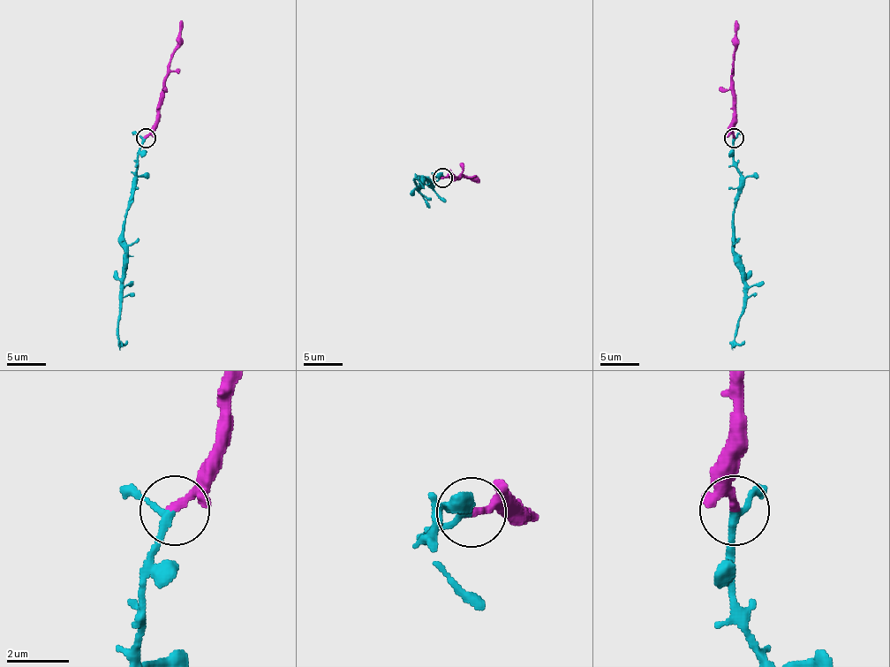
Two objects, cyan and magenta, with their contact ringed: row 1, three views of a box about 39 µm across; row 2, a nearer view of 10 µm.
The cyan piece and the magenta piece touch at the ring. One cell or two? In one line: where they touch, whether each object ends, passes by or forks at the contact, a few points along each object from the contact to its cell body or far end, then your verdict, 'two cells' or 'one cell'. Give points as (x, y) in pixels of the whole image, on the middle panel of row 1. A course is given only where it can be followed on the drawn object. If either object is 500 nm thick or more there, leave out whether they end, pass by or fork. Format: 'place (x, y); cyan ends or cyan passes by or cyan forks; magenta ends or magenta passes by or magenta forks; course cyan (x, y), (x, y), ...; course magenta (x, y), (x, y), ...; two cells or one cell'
place (442, 178); cyan passes by; magenta ends; course cyan (442, 178), (434, 178), (431, 184), (425, 178), (419, 178), (421, 179), (418, 187), (415, 178), (423, 187); course magenta (442, 178), (468, 176), (478, 179); one cell

